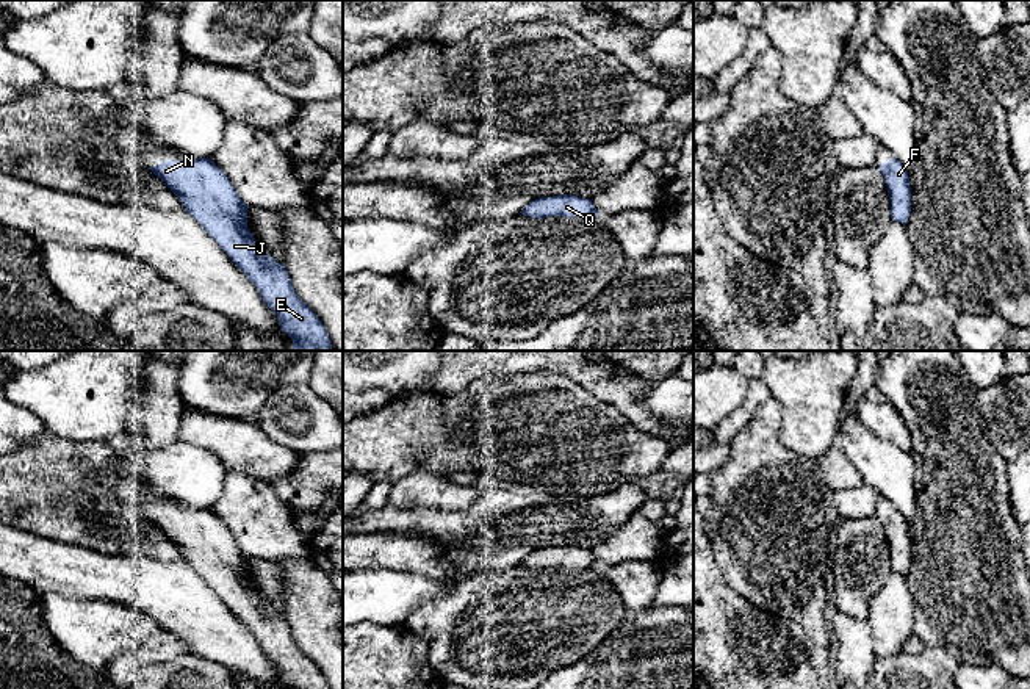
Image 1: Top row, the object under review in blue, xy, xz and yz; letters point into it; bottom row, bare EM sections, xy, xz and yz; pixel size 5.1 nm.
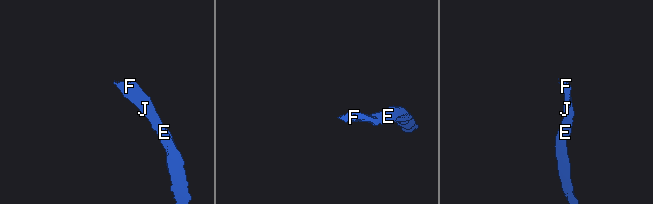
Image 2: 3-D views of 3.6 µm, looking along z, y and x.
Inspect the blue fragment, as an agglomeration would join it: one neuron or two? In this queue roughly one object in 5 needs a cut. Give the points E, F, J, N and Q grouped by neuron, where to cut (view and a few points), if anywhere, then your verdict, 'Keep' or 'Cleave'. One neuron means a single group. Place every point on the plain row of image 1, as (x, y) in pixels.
Groups: E F J N Q. No split. Keep

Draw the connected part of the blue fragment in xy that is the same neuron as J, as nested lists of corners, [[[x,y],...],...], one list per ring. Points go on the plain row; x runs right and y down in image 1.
[[[183,507],[147,518],[180,550],[203,581],[249,628],[290,689],[329,689],[316,664],[296,645],[291,628],[247,579],[249,556],[211,509]]]

